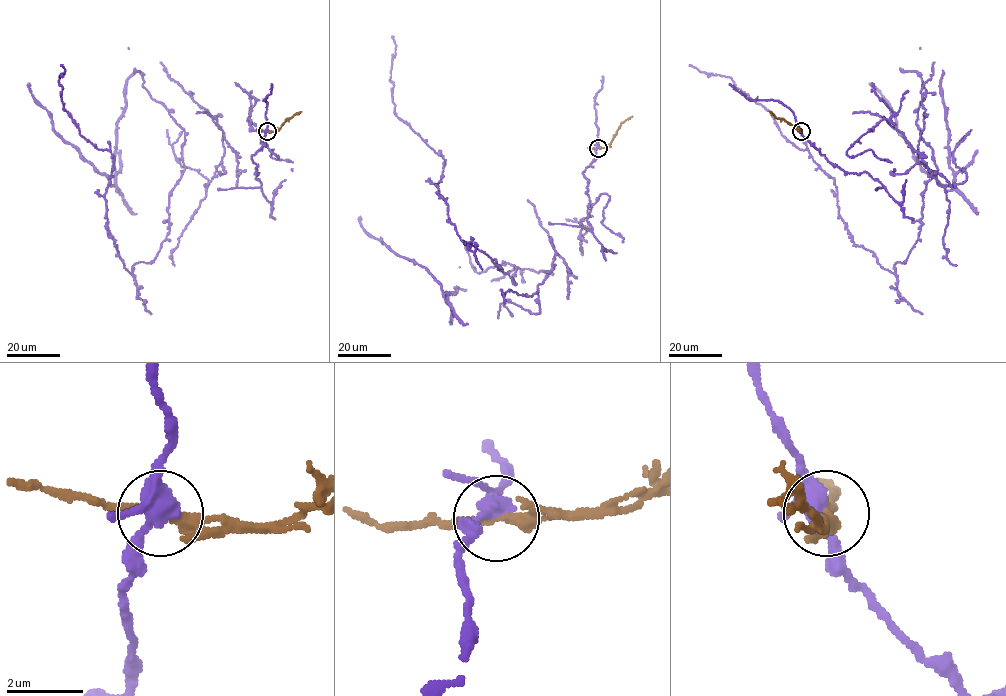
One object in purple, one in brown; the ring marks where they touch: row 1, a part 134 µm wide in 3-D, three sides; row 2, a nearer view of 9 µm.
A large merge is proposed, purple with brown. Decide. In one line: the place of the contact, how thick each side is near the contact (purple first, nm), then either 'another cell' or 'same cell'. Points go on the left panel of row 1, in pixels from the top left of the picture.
(267, 131) | 360/240 nm | another cell

